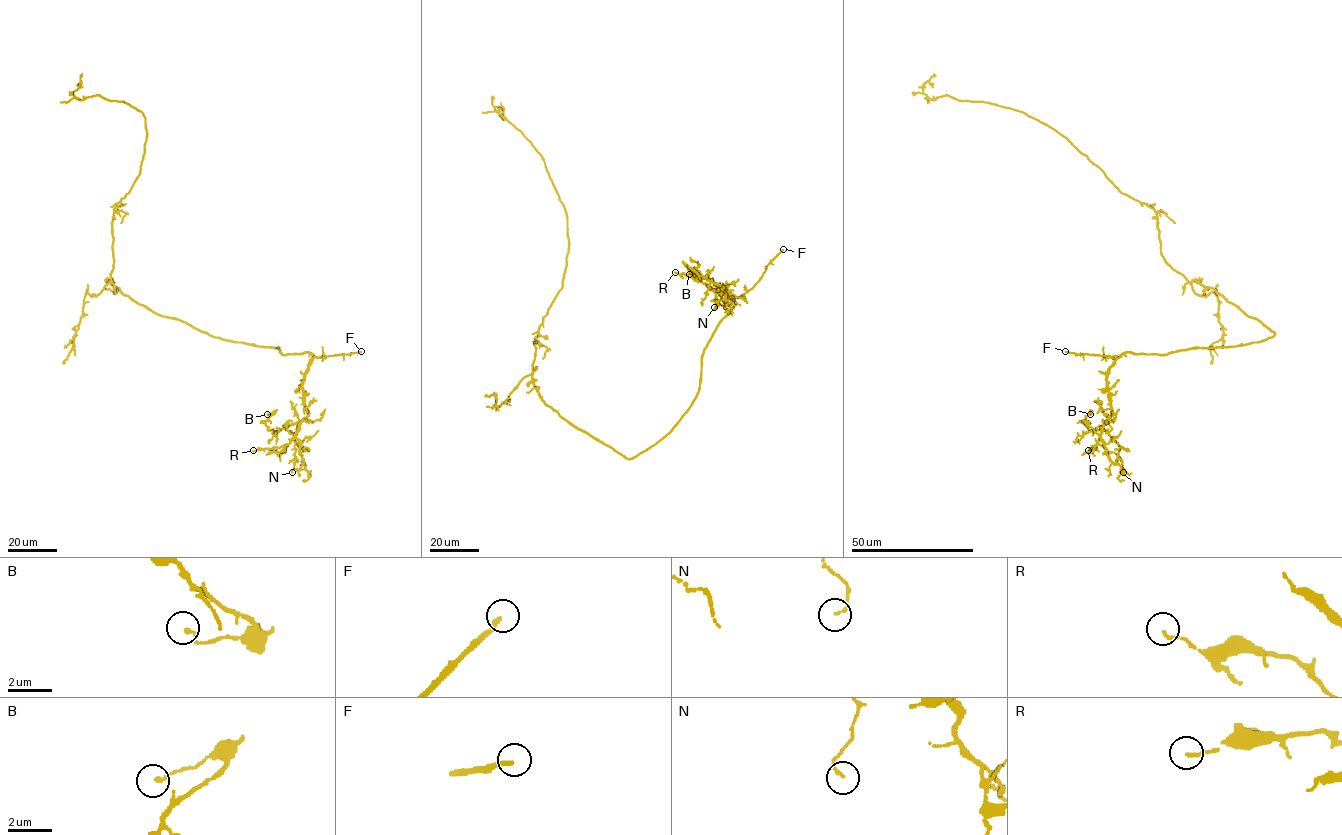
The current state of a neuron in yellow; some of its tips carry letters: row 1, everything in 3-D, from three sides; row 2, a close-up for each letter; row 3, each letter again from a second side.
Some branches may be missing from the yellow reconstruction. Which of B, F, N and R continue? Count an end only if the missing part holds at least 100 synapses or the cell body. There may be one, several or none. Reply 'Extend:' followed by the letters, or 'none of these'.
Extend: F

